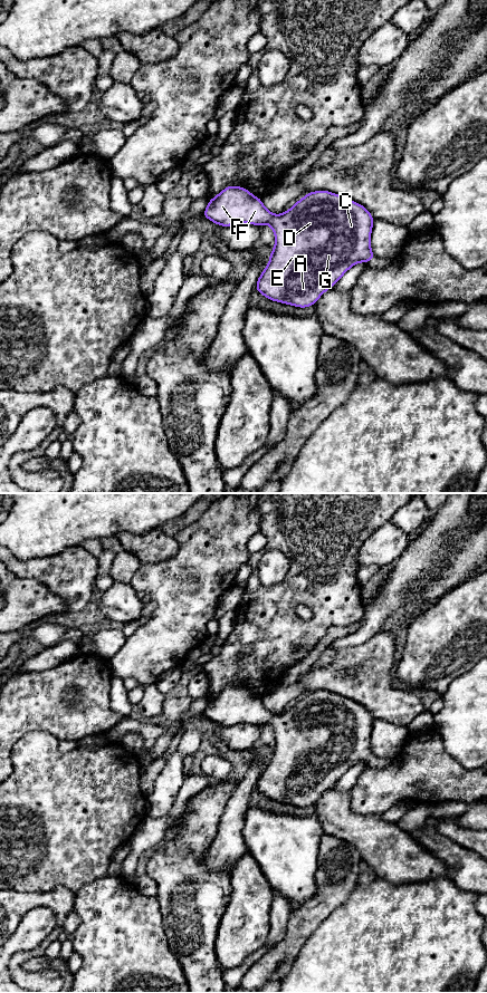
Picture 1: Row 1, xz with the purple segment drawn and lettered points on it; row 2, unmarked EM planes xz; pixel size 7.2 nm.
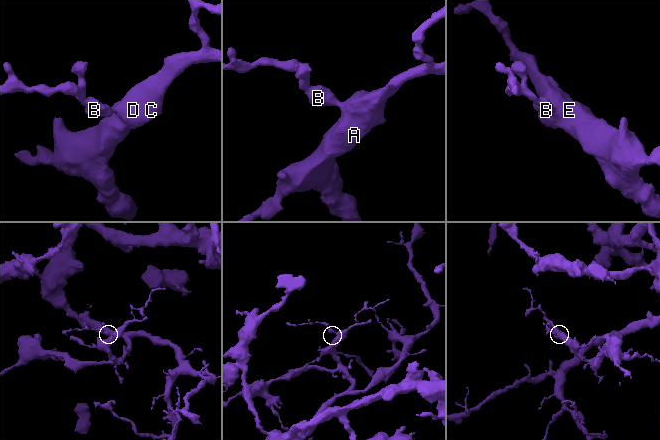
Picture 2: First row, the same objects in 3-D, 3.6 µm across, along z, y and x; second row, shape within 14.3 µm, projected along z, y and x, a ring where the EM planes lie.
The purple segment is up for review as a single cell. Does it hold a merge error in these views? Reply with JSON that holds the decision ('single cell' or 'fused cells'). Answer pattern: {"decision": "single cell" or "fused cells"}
{"decision": "single cell"}

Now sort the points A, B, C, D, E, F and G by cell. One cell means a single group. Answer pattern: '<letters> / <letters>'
A B C D E F G

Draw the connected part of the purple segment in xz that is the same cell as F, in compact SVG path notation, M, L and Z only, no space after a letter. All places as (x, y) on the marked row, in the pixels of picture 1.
M230 185L216 197L209 200L203 216L221 226L250 223L254 225L269 224L273 228L276 243L269 257L269 263L261 272L255 288L273 301L300 308L313 306L322 293L335 286L352 266L357 262L366 263L375 258L370 247L370 237L374 221L371 213L361 204L328 191L307 193L288 211L274 215L264 206L261 199L254 196L245 187Z

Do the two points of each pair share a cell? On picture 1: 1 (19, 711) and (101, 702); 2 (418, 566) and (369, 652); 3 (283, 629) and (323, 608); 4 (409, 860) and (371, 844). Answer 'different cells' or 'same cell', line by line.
1: same cell
2: different cells
3: same cell
4: same cell

